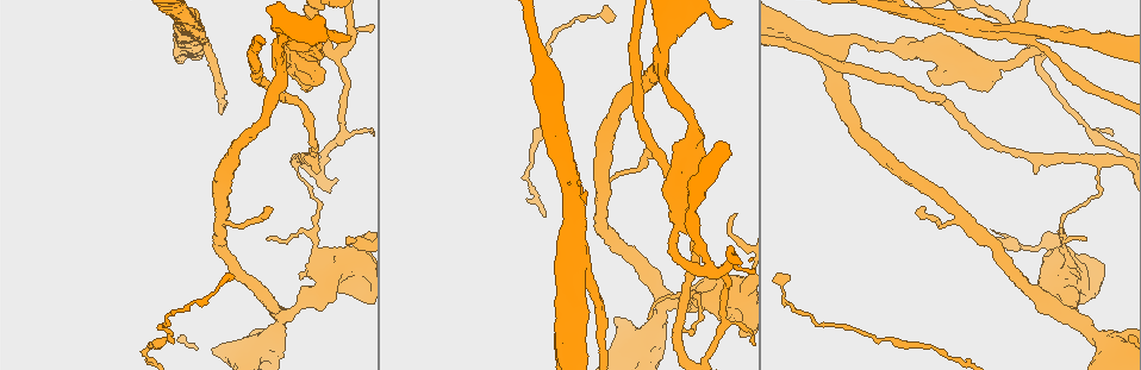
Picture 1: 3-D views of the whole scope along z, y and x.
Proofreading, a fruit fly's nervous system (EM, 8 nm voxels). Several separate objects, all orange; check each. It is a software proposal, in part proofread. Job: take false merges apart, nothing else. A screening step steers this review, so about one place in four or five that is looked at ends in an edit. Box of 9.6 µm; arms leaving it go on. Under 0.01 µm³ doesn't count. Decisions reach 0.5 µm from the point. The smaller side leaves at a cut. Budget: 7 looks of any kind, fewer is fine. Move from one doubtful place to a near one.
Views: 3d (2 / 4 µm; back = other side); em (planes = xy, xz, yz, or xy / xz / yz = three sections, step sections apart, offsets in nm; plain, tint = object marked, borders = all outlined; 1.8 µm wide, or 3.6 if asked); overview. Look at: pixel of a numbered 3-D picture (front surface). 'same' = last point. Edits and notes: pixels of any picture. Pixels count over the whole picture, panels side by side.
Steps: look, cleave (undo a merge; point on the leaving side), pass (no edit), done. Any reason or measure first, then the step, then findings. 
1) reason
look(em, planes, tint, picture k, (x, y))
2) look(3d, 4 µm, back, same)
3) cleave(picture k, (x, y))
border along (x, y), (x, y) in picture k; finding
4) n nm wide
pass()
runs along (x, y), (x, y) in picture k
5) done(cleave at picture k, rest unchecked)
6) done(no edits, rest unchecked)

thick turns thin
look(3d, 4 µm, picture 1, (678, 218))

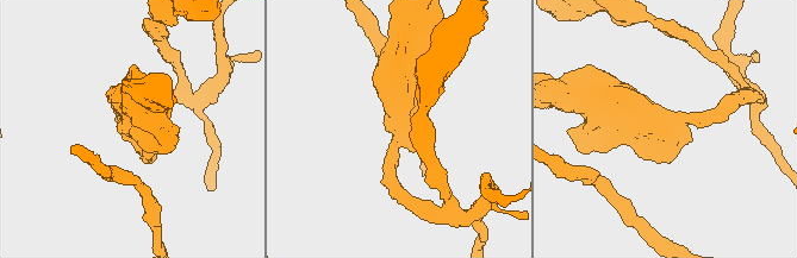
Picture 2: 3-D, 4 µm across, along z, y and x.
look(em, planes, tint, picture 2, (401, 128))

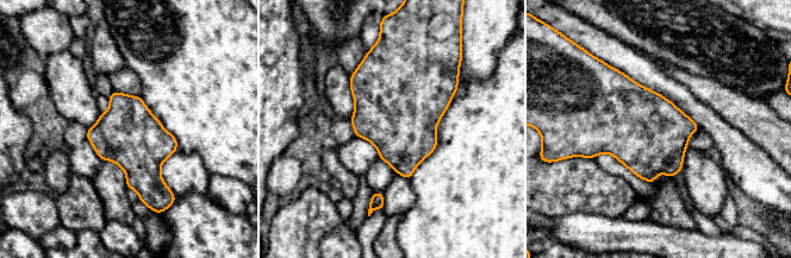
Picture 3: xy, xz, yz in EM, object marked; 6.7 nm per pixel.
pass()
all the same neuron

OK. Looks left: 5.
sharp bend
look(em, yz, step 4, tint, picture 1, (360, 257))

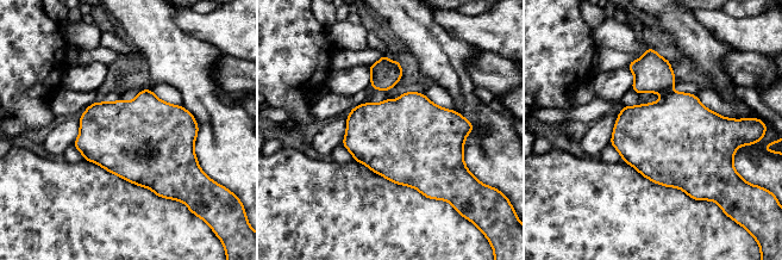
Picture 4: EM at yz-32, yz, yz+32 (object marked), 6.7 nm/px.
look(em, planes, borders, same)

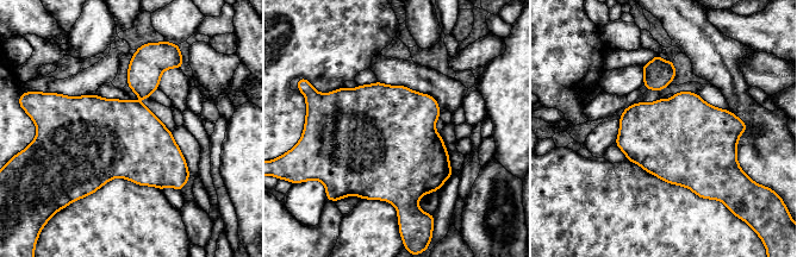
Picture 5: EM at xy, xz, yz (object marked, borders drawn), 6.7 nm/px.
pass()
all the same neuron

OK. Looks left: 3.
thin neck
look(em, planes, tint, picture 1, (216, 292))

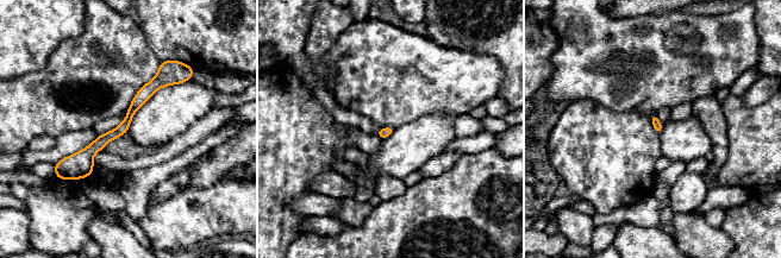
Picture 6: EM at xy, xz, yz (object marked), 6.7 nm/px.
pass()
runs along (174, 80), (160, 80), (117, 132), (63, 167) in picture 6; continuous, no second neuron

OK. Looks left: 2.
done(no edits, rest unchecked)

